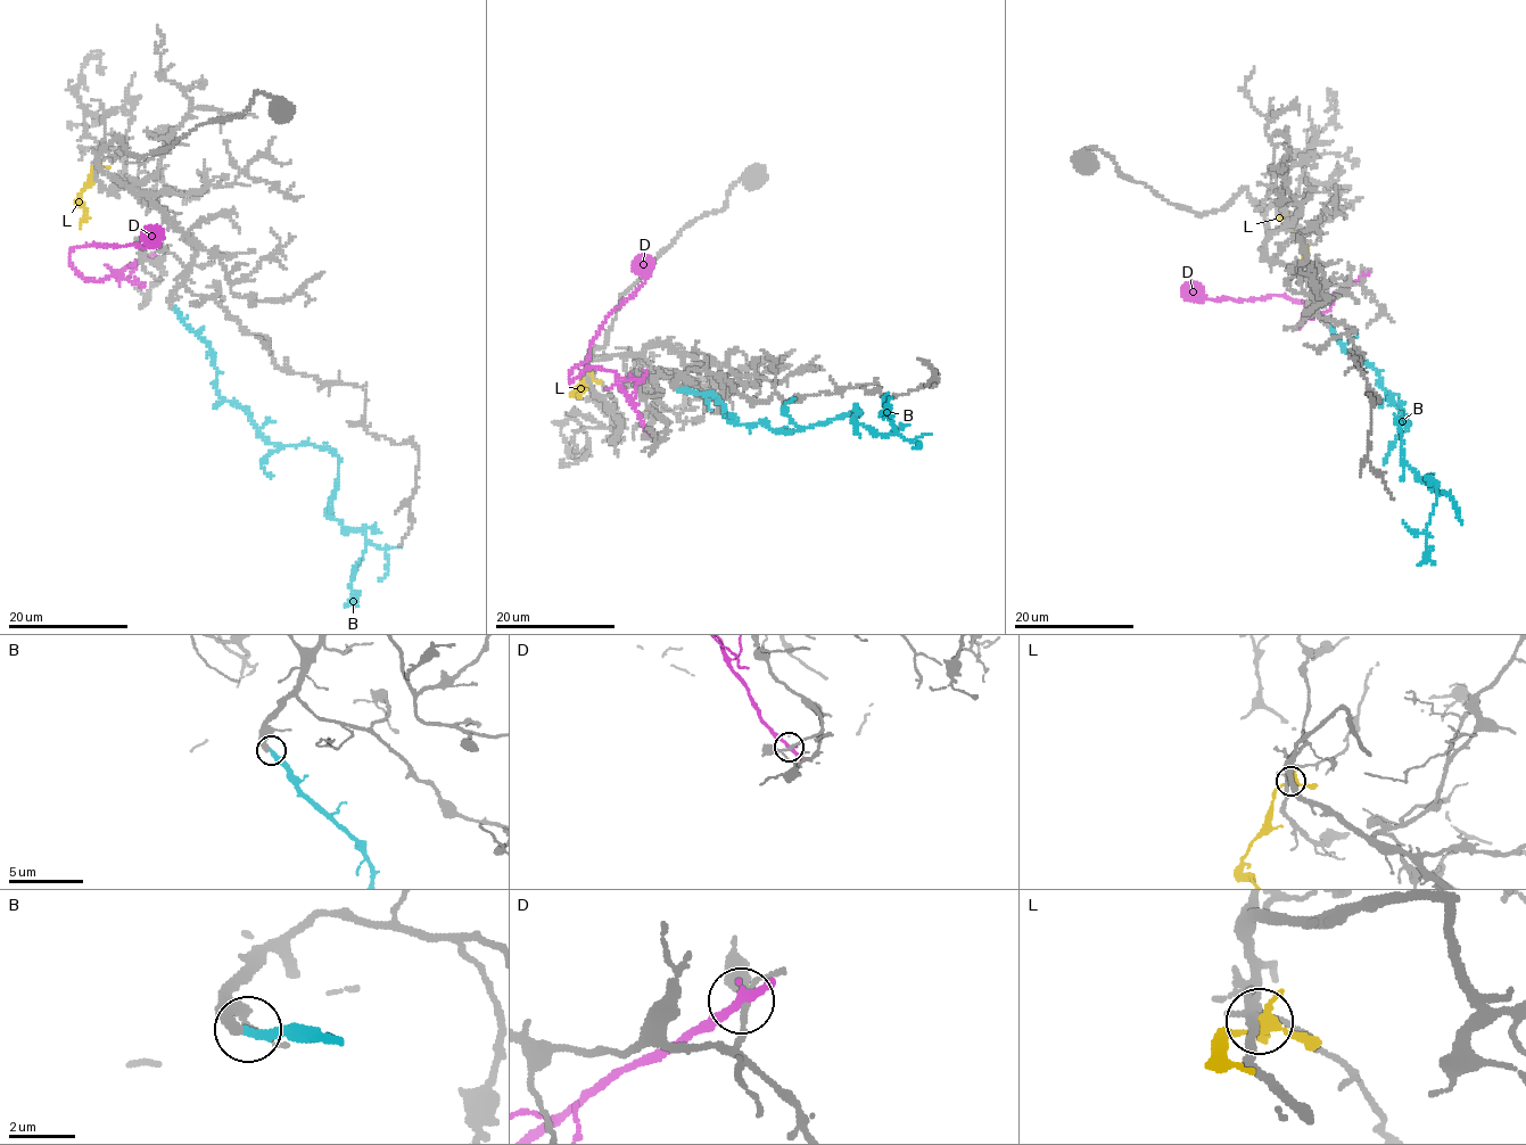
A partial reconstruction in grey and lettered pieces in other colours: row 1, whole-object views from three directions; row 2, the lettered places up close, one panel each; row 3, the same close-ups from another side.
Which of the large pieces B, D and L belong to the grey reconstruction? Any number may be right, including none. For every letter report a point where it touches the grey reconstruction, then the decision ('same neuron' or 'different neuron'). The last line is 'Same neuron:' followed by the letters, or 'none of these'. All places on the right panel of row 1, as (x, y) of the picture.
B: meets grey at (1330, 327); same neuron
D: meets grey at (1363, 276); different neuron
L: meets grey at (1283, 213); different neuron
Same neuron: B

